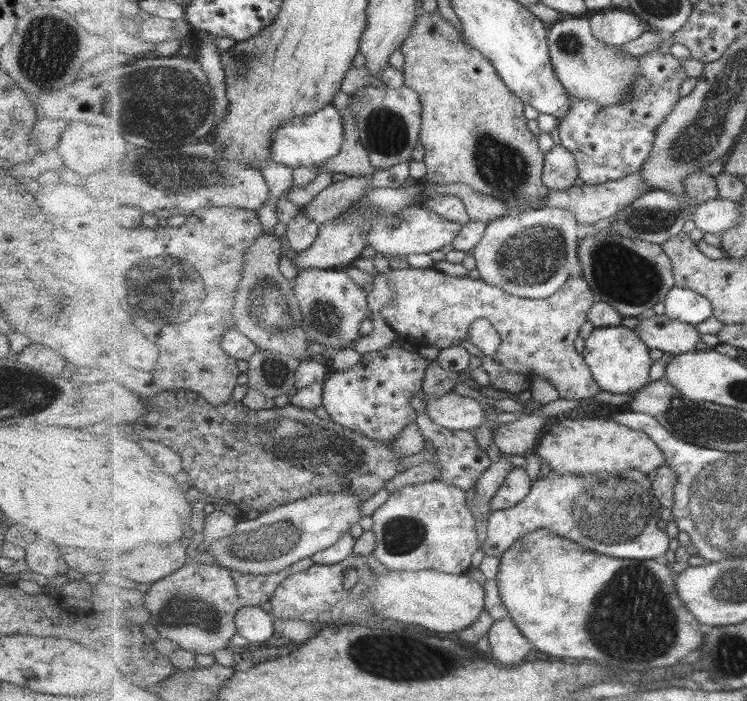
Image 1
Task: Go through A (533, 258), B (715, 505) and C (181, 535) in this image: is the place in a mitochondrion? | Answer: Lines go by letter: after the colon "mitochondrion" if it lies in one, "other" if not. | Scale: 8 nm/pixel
A: mitochondrion
B: mitochondrion
C: other

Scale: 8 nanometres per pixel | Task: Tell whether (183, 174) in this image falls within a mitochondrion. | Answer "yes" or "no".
yes

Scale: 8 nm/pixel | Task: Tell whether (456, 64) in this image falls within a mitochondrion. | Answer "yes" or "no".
no

